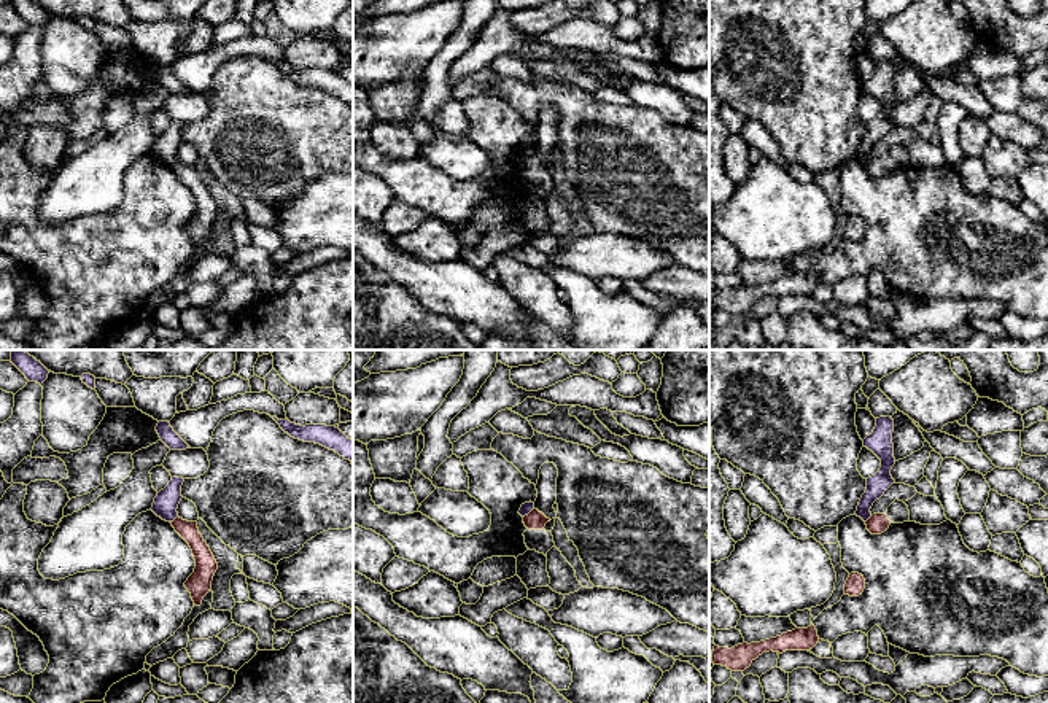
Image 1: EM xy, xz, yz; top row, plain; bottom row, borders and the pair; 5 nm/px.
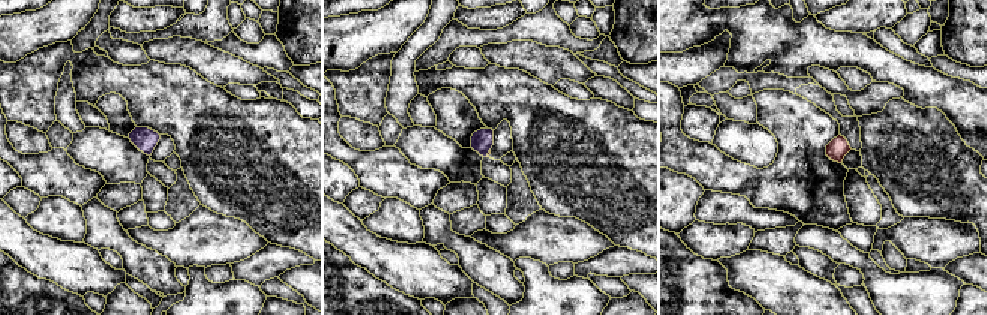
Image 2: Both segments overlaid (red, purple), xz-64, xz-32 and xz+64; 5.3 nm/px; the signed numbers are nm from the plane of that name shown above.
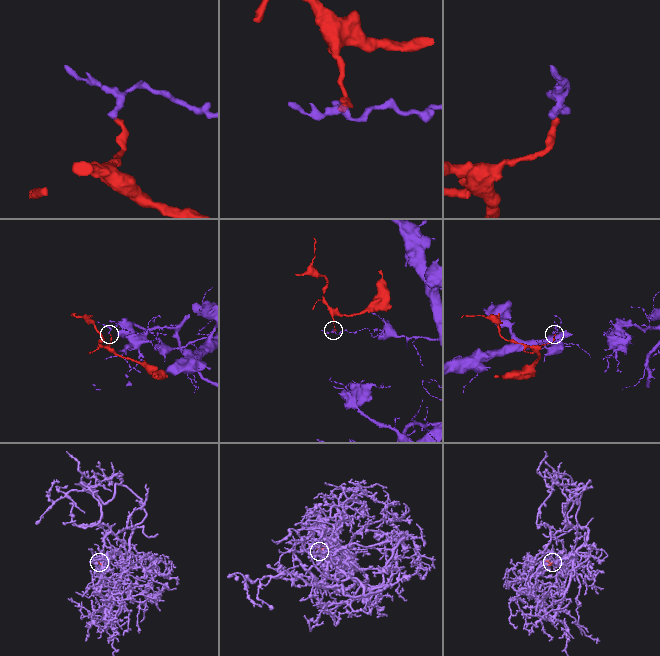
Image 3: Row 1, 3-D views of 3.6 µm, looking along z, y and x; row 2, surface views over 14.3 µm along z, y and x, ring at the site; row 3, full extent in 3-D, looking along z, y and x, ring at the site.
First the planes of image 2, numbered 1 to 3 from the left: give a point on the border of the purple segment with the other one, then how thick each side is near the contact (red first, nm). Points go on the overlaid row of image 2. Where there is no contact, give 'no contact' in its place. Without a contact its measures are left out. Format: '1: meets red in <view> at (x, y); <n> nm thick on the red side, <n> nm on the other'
1: no contact
2: meets red in xz-32 at (488, 153); 20 nm thick on the red side, 120 nm on the other
3: no contact

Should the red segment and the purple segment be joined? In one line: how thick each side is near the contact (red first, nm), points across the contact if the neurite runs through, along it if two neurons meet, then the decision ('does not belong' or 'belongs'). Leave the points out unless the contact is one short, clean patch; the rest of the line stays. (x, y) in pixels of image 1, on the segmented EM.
calibres 100 and 60 nm; border xz (533, 508), (524, 517); does not belong

